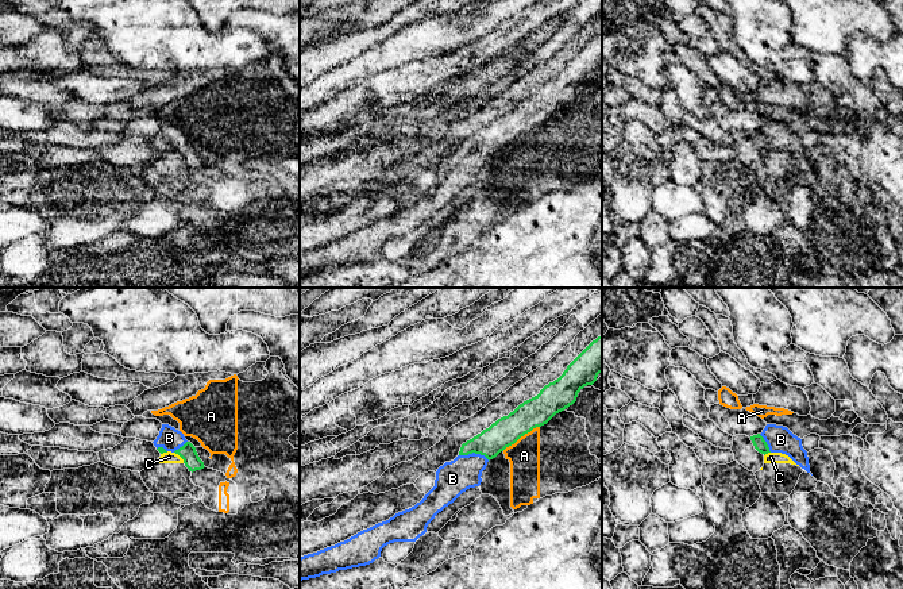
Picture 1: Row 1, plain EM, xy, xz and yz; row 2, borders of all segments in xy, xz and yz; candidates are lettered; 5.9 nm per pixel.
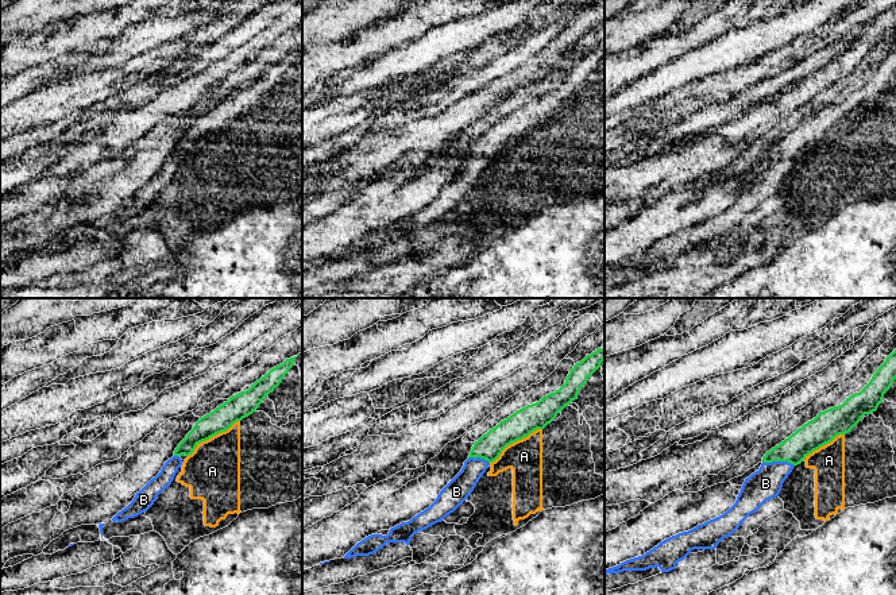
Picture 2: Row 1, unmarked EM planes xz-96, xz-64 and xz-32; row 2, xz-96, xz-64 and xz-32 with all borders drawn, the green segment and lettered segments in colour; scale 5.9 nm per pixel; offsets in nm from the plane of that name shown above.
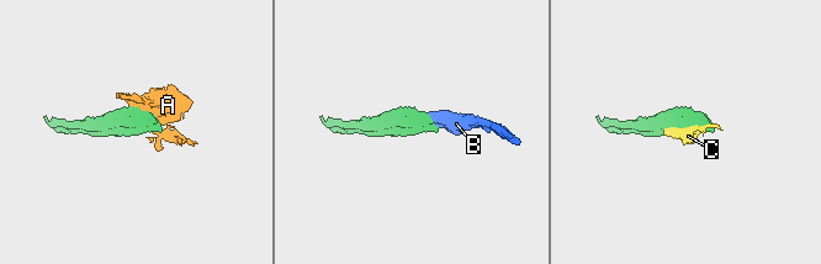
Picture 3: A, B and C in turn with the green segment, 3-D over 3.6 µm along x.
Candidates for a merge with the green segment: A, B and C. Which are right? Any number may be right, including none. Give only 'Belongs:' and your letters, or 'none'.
Belongs: B

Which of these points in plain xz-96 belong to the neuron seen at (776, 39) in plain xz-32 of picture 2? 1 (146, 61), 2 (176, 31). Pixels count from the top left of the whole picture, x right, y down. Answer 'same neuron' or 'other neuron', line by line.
1: other neuron
2: same neuron

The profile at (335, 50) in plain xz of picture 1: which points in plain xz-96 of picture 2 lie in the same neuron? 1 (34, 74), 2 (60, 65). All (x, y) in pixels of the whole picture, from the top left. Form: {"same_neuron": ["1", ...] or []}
{"same_neuron": []}

